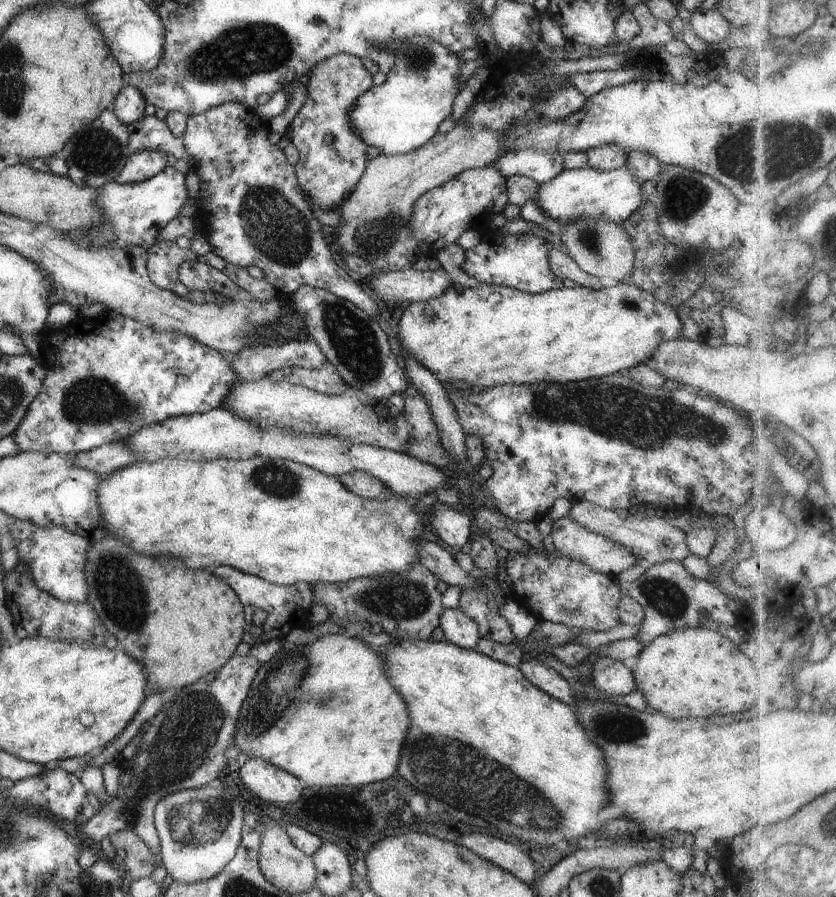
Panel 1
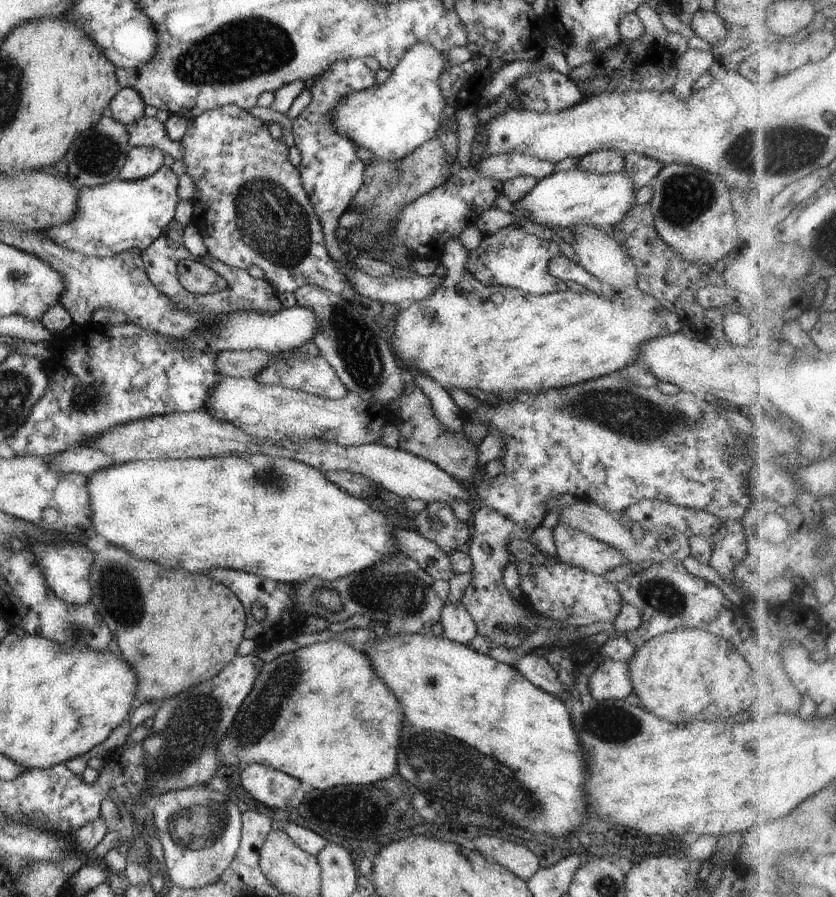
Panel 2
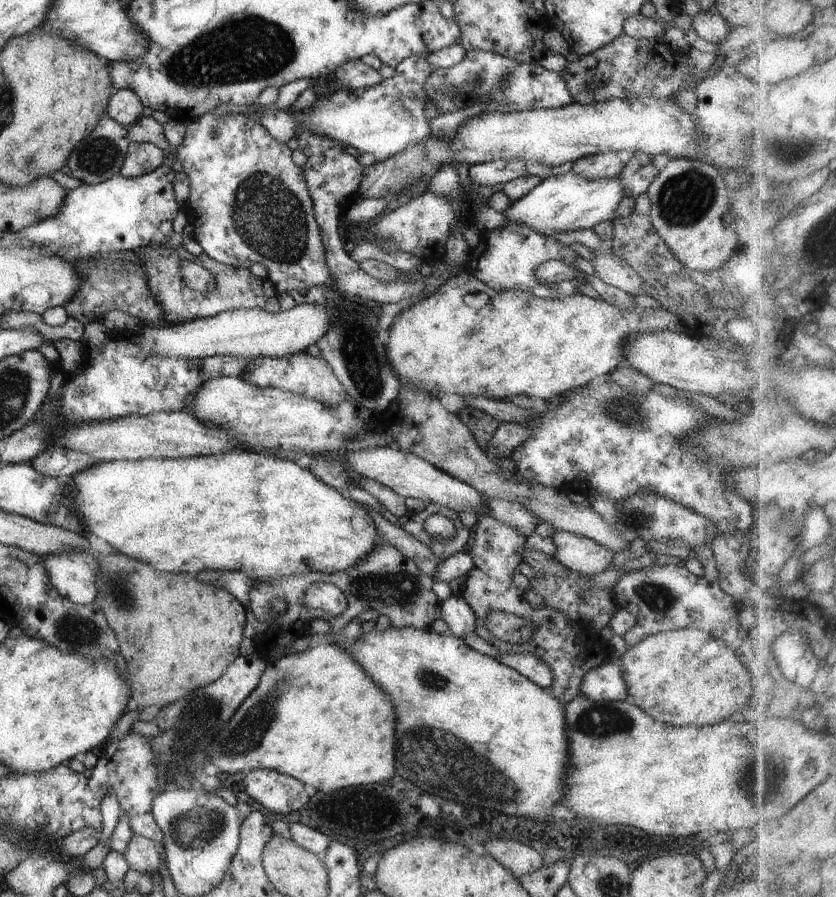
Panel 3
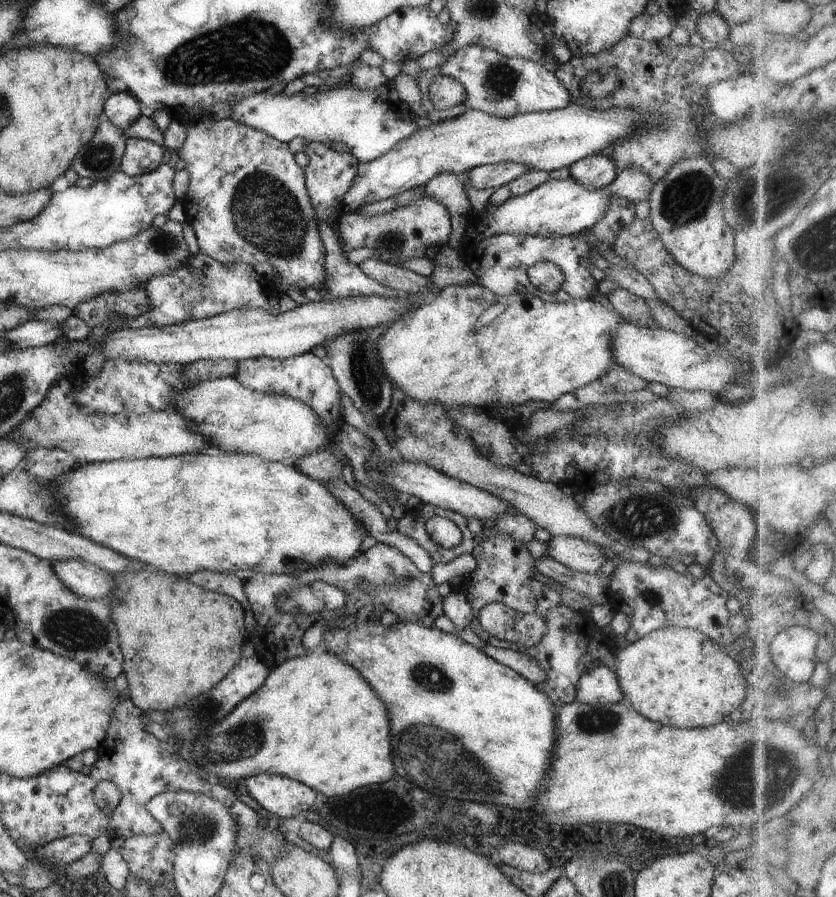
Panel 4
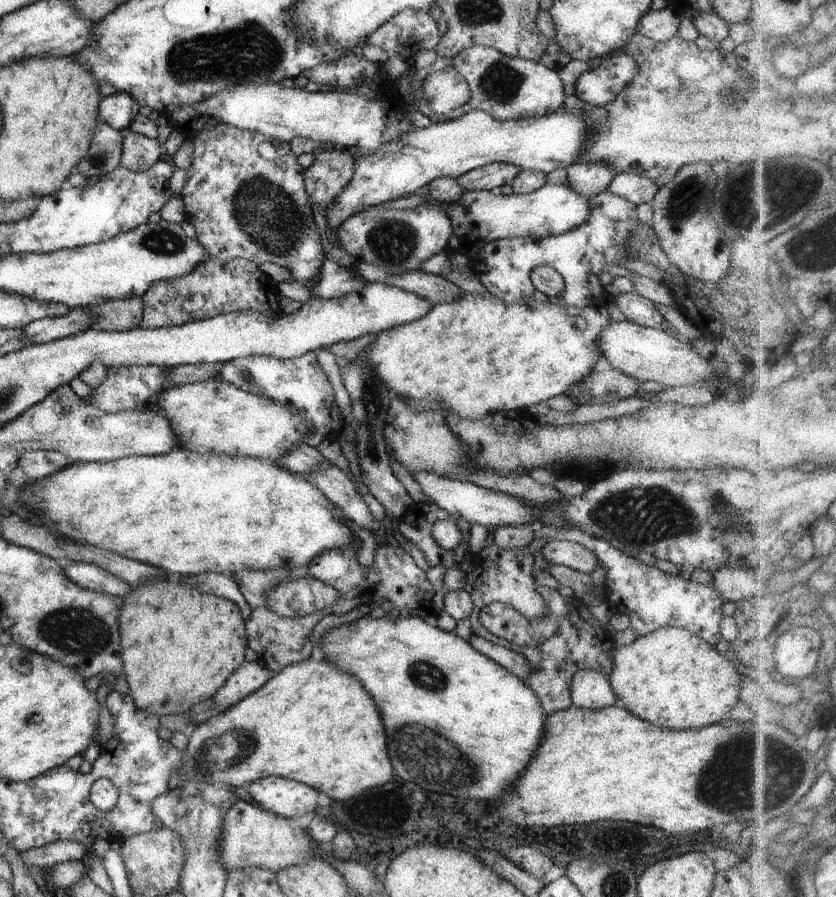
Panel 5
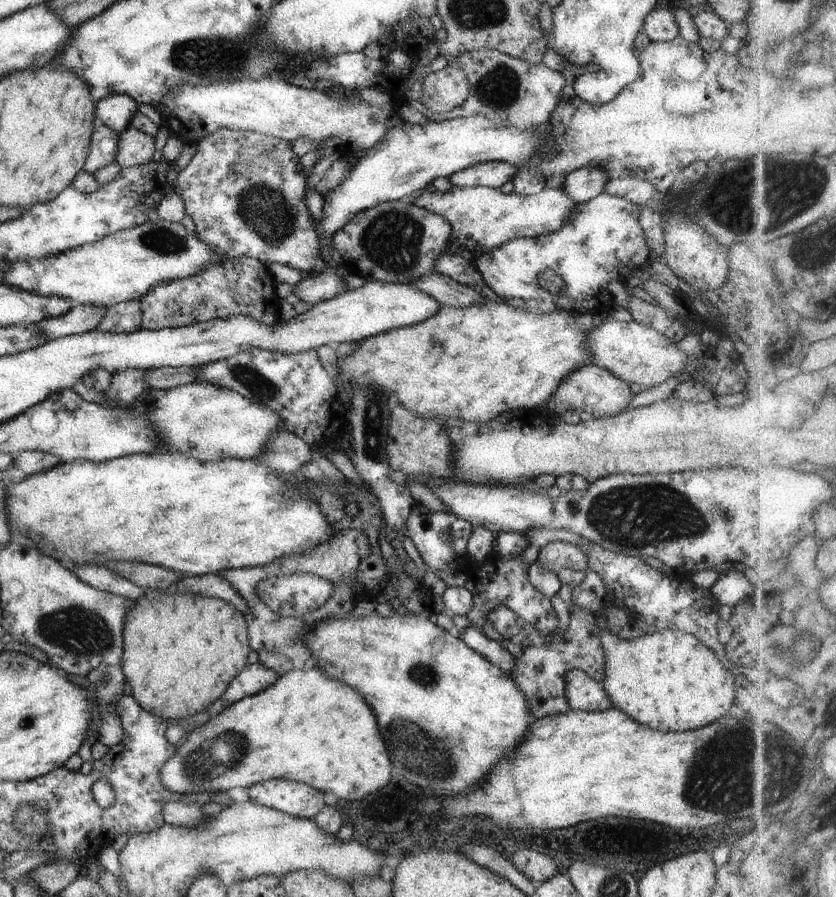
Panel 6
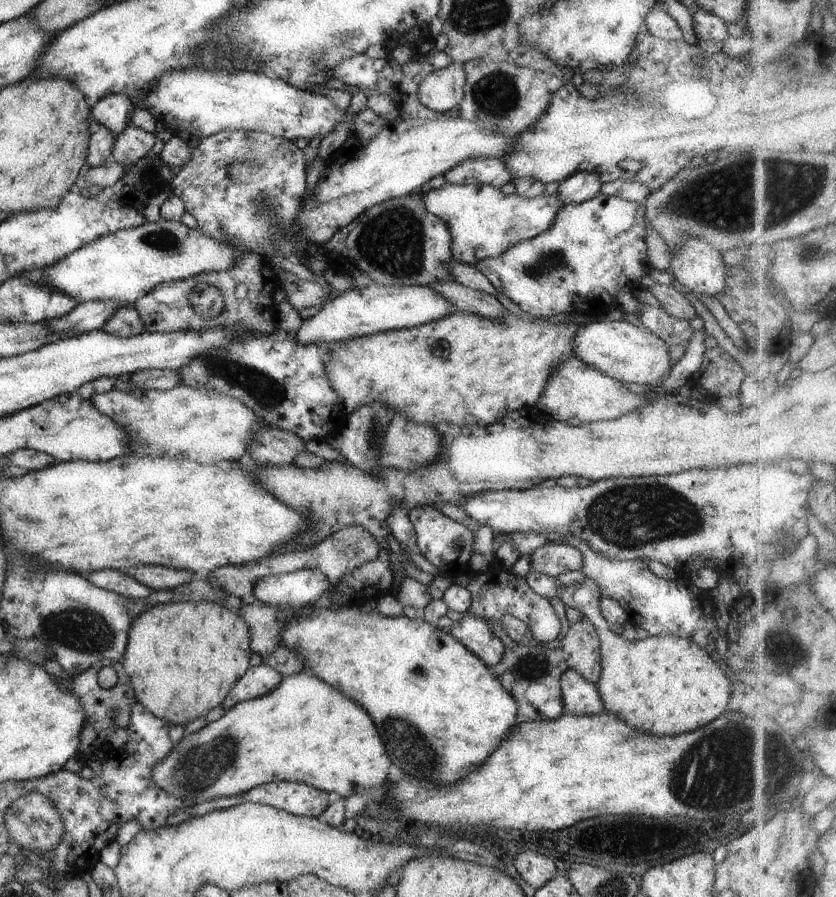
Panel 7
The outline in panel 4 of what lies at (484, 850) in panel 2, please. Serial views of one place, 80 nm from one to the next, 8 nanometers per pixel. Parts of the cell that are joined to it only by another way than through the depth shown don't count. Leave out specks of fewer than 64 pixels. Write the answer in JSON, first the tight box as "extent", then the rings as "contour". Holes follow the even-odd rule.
{"extent":[493,844,550,873],"contour":[[[502,844],[502,846],[494,846],[493,857],[499,862],[509,864],[521,871],[531,873],[545,873],[550,868],[550,862],[546,860],[546,856],[530,846],[524,844]]]}

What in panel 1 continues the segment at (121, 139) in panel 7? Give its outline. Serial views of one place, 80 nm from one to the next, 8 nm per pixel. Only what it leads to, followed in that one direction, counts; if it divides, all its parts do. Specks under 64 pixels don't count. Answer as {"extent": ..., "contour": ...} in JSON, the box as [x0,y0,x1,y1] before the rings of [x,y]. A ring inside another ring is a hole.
{"extent":[116,151,168,184],"contour":[[[159,151],[134,152],[128,156],[124,169],[116,176],[118,184],[138,184],[167,168],[168,156]]]}

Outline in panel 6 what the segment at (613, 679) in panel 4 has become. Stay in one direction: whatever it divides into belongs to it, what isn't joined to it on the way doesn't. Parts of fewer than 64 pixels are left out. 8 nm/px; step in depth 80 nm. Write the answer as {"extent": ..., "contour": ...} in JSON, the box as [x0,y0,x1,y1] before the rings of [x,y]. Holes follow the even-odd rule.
{"extent":[565,669,613,711],"contour":[[[574,669],[565,674],[565,695],[570,709],[603,711],[613,706],[603,684],[588,673]]]}

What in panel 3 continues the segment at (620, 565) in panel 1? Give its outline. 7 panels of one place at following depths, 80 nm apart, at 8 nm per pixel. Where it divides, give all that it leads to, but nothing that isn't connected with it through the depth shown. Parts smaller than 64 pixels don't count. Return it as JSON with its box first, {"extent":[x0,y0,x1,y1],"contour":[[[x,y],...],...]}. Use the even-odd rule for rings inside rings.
{"extent":[551,531,615,577],"contour":[[[557,531],[551,536],[556,551],[552,556],[568,571],[589,577],[605,571],[615,552],[589,538]]]}

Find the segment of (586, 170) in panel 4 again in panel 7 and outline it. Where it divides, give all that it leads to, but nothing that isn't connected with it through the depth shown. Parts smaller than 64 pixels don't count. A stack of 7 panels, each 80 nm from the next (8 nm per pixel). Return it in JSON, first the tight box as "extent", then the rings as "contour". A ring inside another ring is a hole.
{"extent":[557,172,602,205],"contour":[[[576,172],[558,184],[557,196],[565,205],[576,205],[600,194],[602,180],[594,172]]]}

